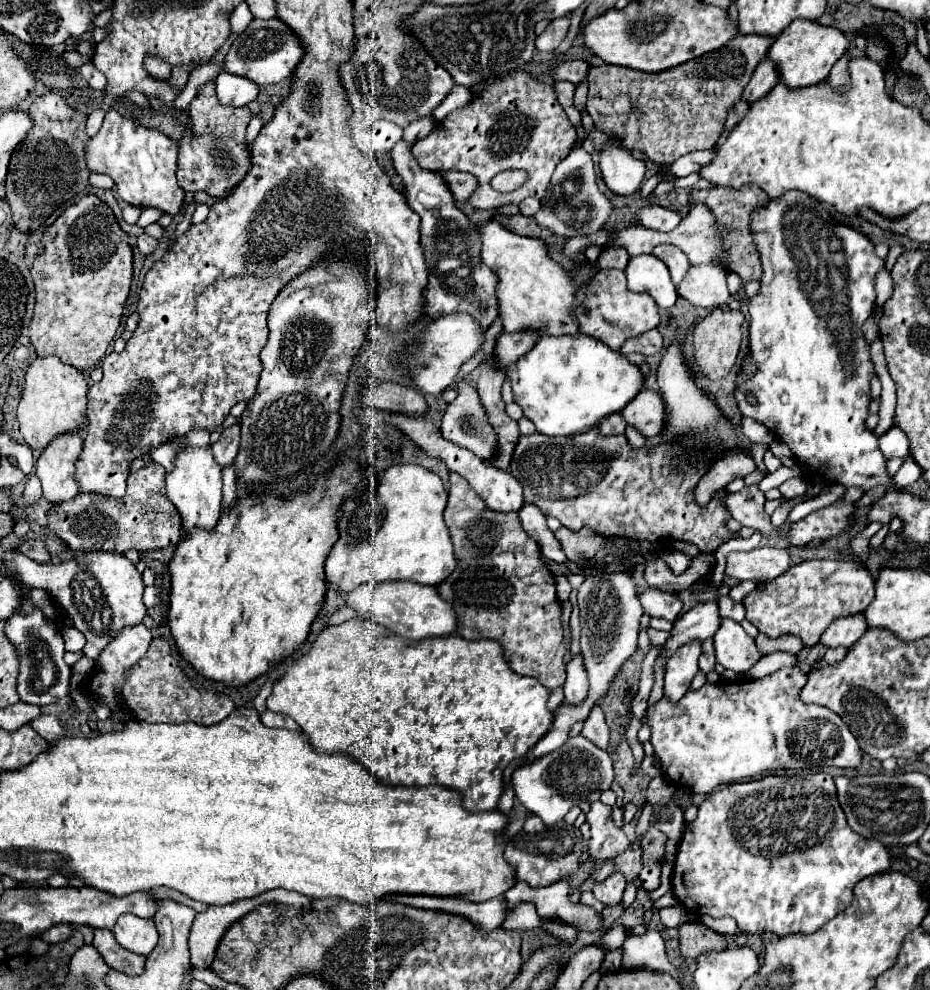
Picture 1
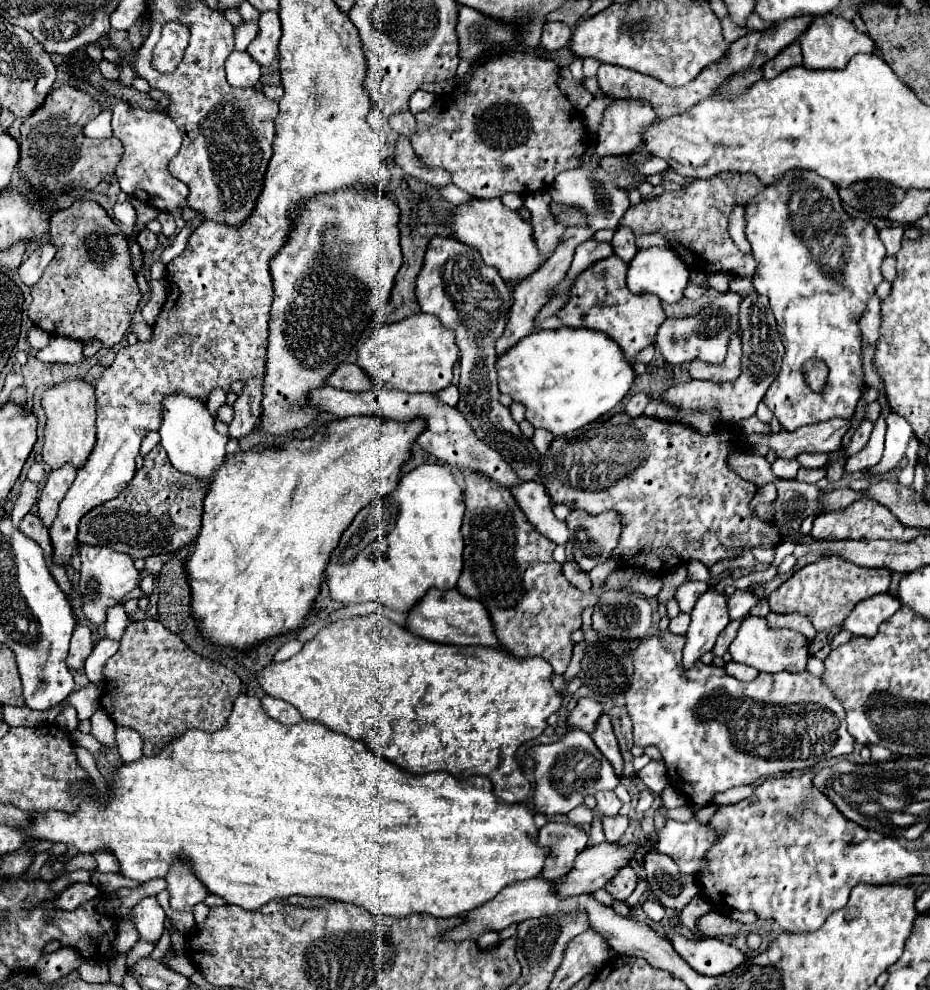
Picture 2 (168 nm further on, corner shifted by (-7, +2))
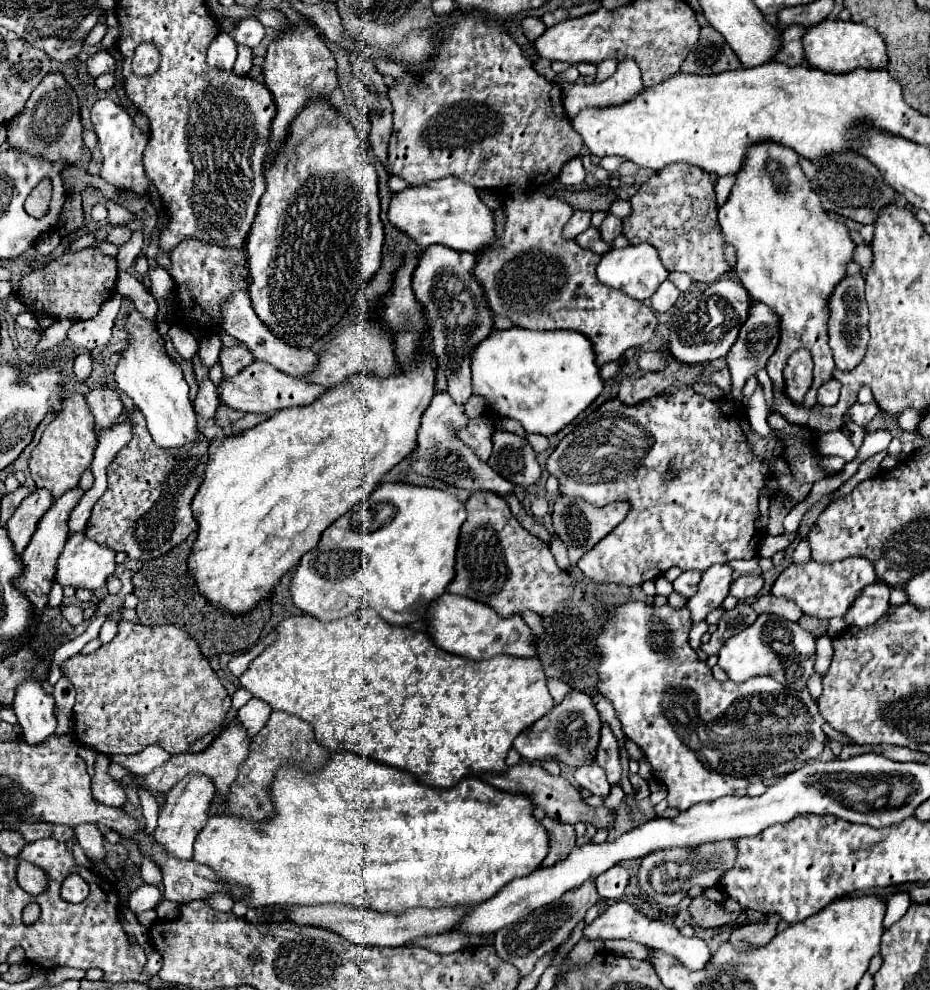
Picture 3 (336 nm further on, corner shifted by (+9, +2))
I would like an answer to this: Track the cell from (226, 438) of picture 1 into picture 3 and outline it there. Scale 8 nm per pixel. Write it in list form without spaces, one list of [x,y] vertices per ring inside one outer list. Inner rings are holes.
[[[238,345],[238,347],[232,347],[232,349],[224,347],[220,351],[220,367],[222,367],[224,379],[240,373],[240,369],[250,365],[250,361],[254,361],[254,357],[248,351],[248,347],[244,347],[244,345]]]

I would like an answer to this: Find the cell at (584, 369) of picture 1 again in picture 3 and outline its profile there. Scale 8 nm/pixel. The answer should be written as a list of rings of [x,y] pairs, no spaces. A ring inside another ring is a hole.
[[[522,327],[492,331],[488,339],[484,339],[476,347],[476,353],[472,355],[472,385],[476,395],[488,399],[490,411],[520,421],[526,433],[540,433],[546,437],[558,433],[574,417],[578,417],[584,409],[588,409],[604,389],[600,367],[596,363],[596,353],[592,353],[592,343],[582,333],[530,331]]]

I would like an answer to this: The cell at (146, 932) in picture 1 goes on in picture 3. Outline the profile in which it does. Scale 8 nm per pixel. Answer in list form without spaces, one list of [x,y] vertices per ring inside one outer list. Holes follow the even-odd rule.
[[[142,885],[142,887],[138,887],[136,891],[130,893],[130,897],[128,897],[128,909],[130,909],[134,915],[140,915],[140,913],[144,913],[144,911],[154,909],[160,901],[162,901],[162,893],[160,893],[158,887]]]

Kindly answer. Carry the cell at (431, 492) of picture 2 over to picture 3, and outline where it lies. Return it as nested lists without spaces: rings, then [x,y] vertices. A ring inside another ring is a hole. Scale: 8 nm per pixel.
[[[382,483],[350,513],[334,521],[318,547],[302,557],[290,585],[292,601],[322,621],[370,607],[386,623],[414,623],[424,617],[430,601],[440,597],[454,577],[458,531],[464,519],[464,505],[444,489]],[[346,533],[358,533],[350,549],[342,549]]]

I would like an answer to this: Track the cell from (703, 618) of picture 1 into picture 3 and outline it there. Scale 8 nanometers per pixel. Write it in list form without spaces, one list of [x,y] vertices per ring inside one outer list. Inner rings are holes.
[[[744,575],[744,577],[738,577],[732,585],[730,585],[730,595],[744,601],[752,595],[756,595],[762,587],[762,577],[760,575]]]

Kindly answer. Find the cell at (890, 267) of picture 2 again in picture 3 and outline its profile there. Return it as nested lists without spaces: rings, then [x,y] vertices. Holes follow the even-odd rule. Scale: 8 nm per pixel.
[[[858,245],[858,247],[856,247],[856,253],[854,253],[854,261],[856,261],[864,271],[868,271],[868,267],[870,267],[870,263],[872,263],[872,249],[870,249],[870,245]]]

